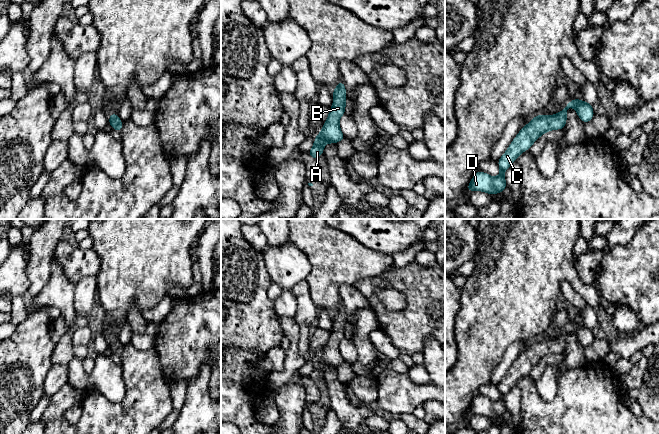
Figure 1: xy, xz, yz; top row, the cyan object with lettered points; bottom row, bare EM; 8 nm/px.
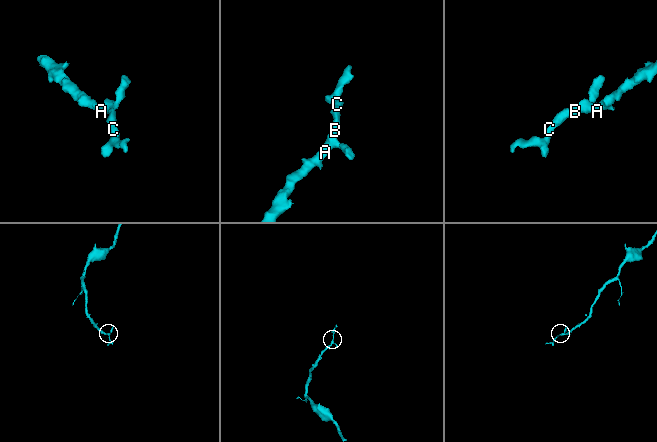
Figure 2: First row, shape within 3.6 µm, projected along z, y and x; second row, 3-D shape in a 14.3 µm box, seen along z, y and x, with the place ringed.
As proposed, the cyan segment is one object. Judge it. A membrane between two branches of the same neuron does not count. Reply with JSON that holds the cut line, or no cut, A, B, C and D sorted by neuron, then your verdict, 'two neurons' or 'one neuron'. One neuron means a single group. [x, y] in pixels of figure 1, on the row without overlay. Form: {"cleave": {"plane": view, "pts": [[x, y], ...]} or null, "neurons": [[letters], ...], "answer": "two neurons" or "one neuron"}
{"cleave": null, "neurons": [["A", "B", "C", "D"]], "answer": "one neuron"}

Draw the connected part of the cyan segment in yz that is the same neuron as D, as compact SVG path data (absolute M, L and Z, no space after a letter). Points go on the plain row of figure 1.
M573 323L564 330L558 338L544 340L537 339L524 350L514 364L509 369L506 376L498 384L500 397L497 401L492 401L487 397L478 395L473 399L469 407L468 415L483 415L490 419L503 416L506 412L504 396L517 383L517 381L528 374L533 367L549 354L564 353L567 343L566 334L573 331L579 342L586 348L594 341L592 328L580 323Z

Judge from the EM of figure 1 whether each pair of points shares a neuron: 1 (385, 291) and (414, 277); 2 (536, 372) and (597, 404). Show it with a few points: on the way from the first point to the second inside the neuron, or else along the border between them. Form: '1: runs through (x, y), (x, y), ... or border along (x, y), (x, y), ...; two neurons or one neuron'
1: border along (375, 290), (390, 309), (400, 310), (406, 305); two neurons
2: border along (527, 374), (534, 380); two neurons

